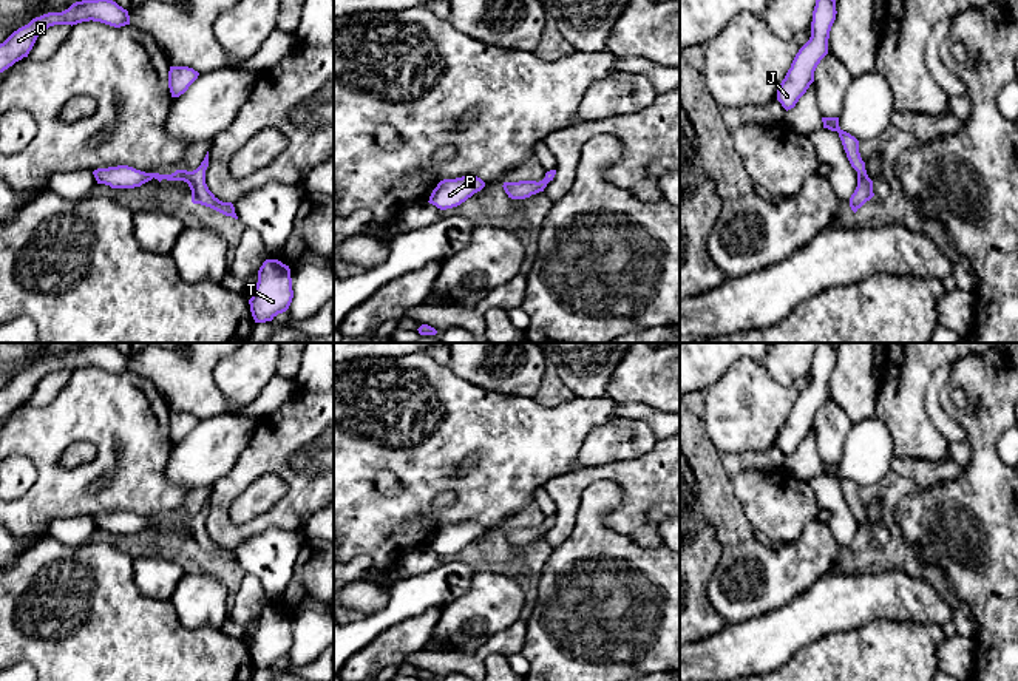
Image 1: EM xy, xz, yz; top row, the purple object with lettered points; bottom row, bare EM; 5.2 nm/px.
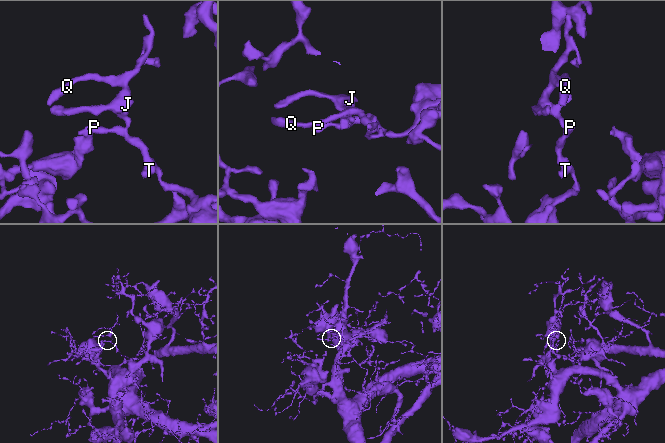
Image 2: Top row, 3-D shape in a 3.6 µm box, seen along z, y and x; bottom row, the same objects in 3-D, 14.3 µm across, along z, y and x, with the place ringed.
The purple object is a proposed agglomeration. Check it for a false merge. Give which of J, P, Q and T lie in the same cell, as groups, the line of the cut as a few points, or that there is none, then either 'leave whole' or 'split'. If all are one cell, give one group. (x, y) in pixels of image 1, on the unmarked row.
groups J P Q T; cut none; leave whole

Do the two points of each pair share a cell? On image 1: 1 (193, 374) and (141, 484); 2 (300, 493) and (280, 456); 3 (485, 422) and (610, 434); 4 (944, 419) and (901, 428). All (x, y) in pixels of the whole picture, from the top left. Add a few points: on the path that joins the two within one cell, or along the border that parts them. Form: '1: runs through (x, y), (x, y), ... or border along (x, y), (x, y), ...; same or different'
1: border along (150, 382), (172, 411); different
2: runs through (300, 484), (285, 465); same
3: border along (618, 417), (597, 425), (589, 433), (575, 467); different
4: border along (927, 386), (926, 414), (949, 440); different

